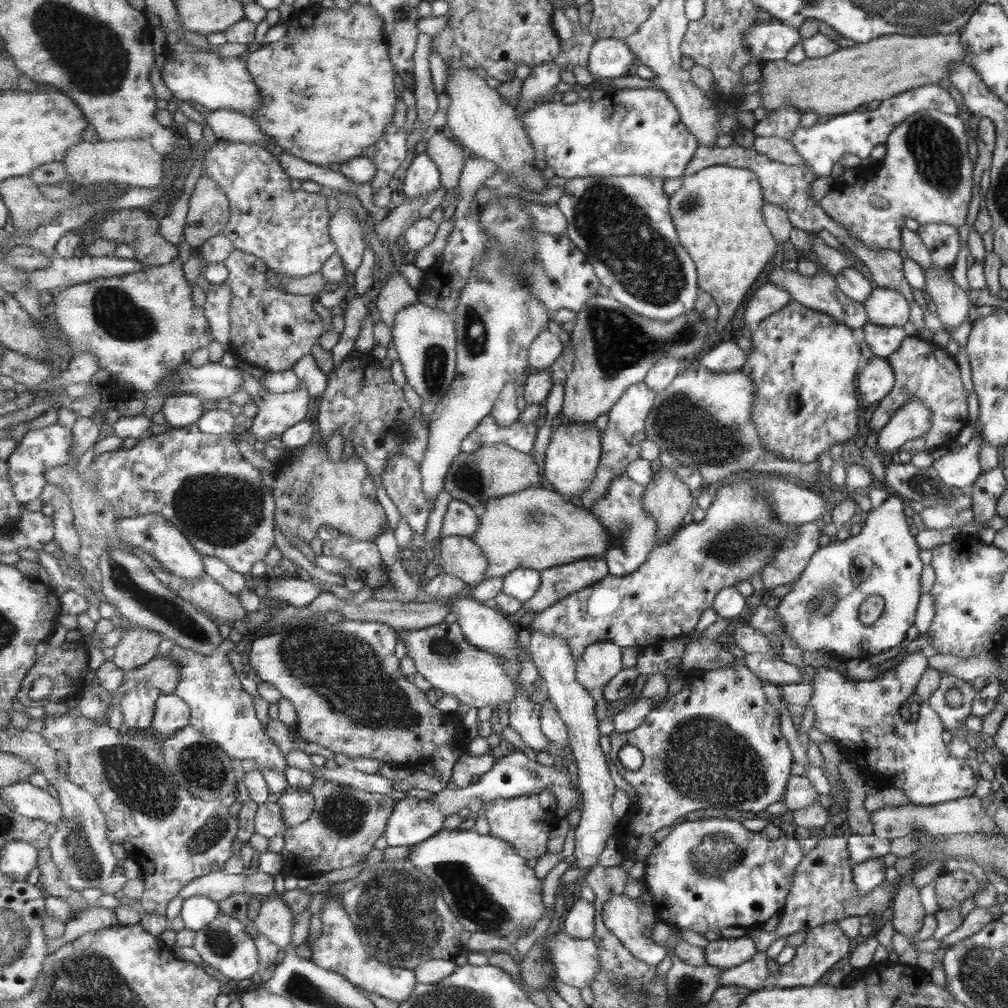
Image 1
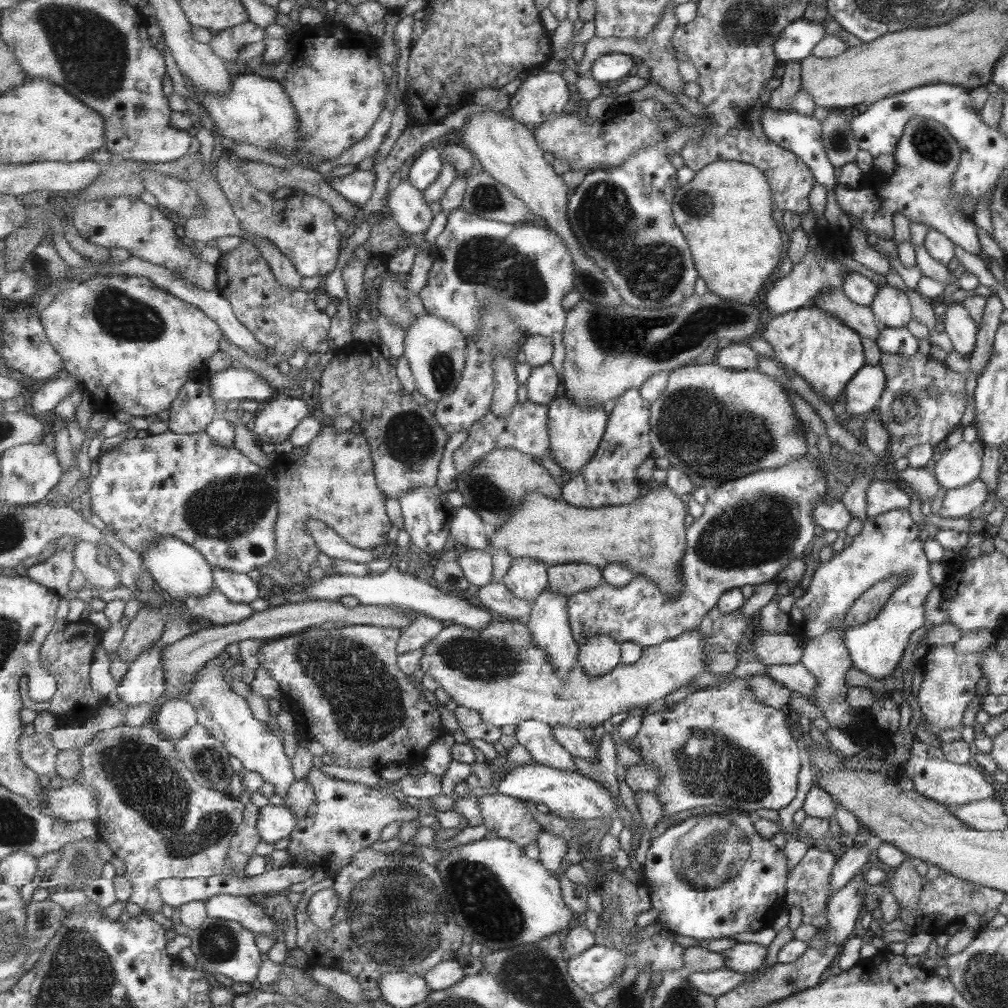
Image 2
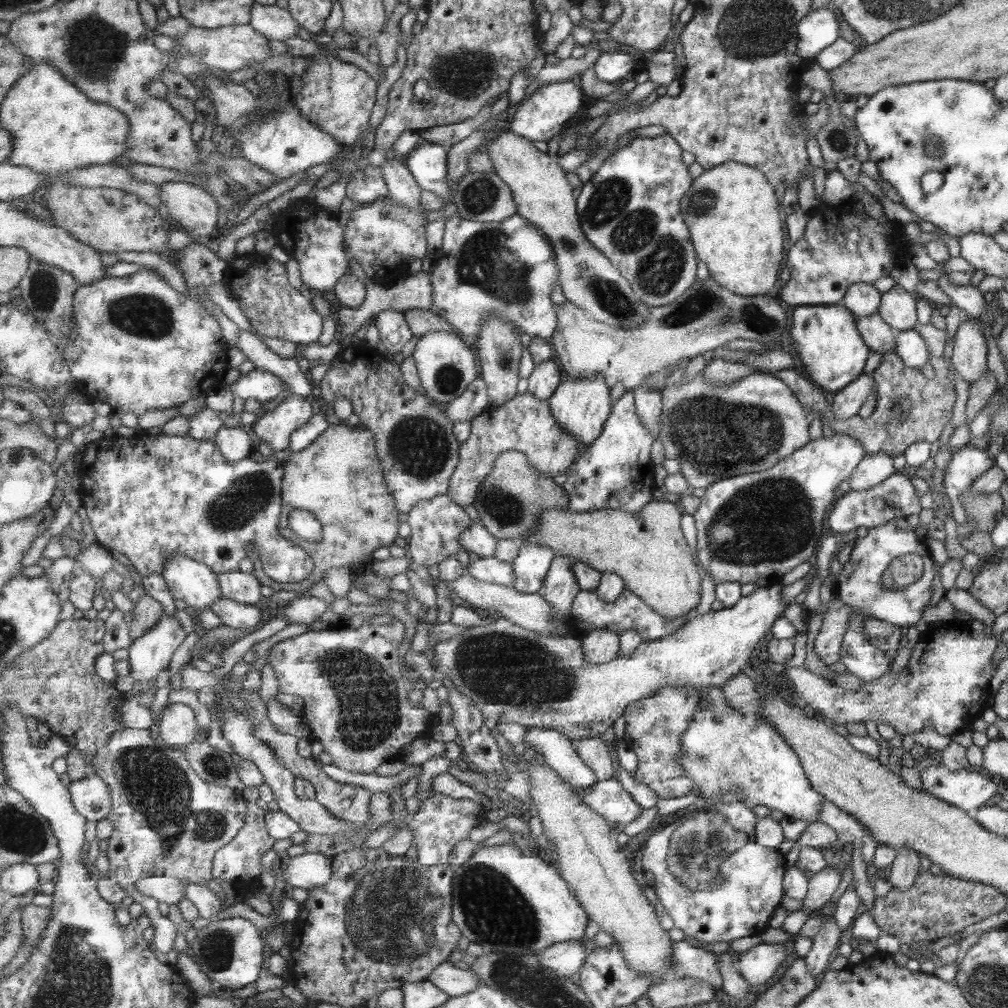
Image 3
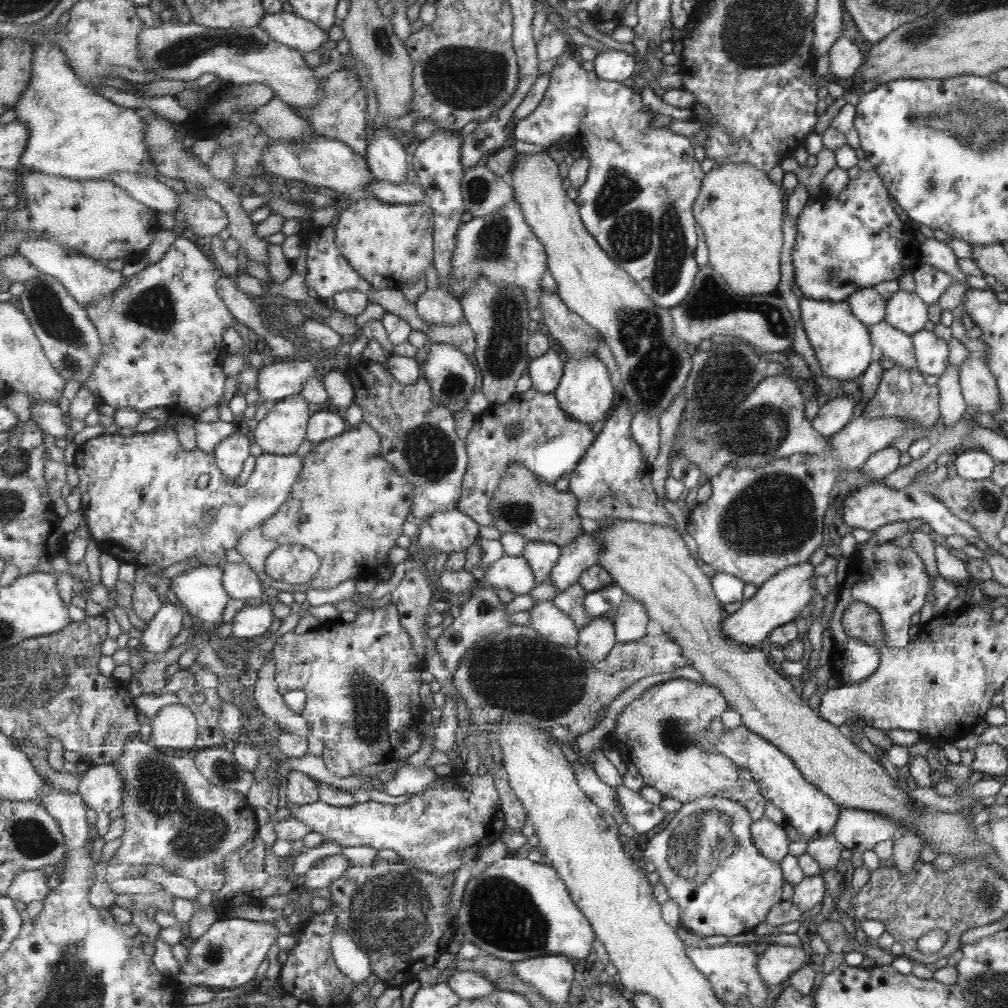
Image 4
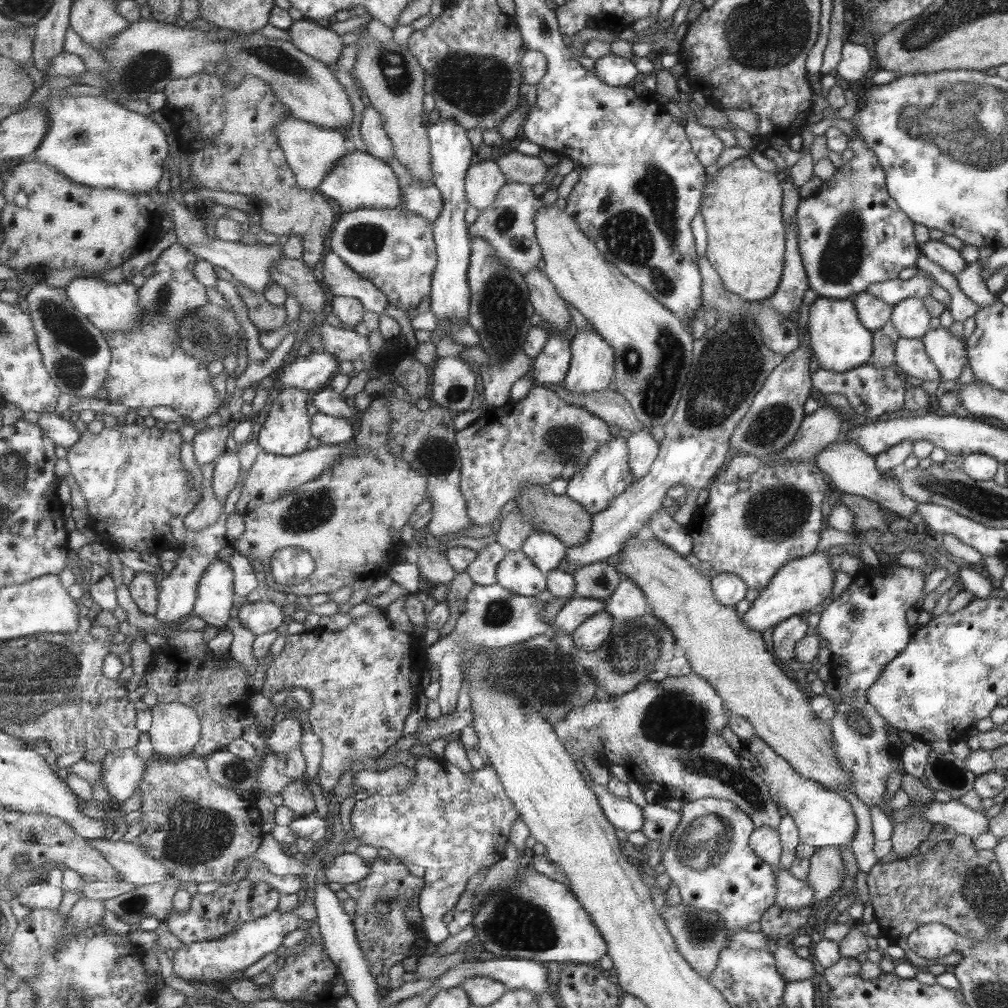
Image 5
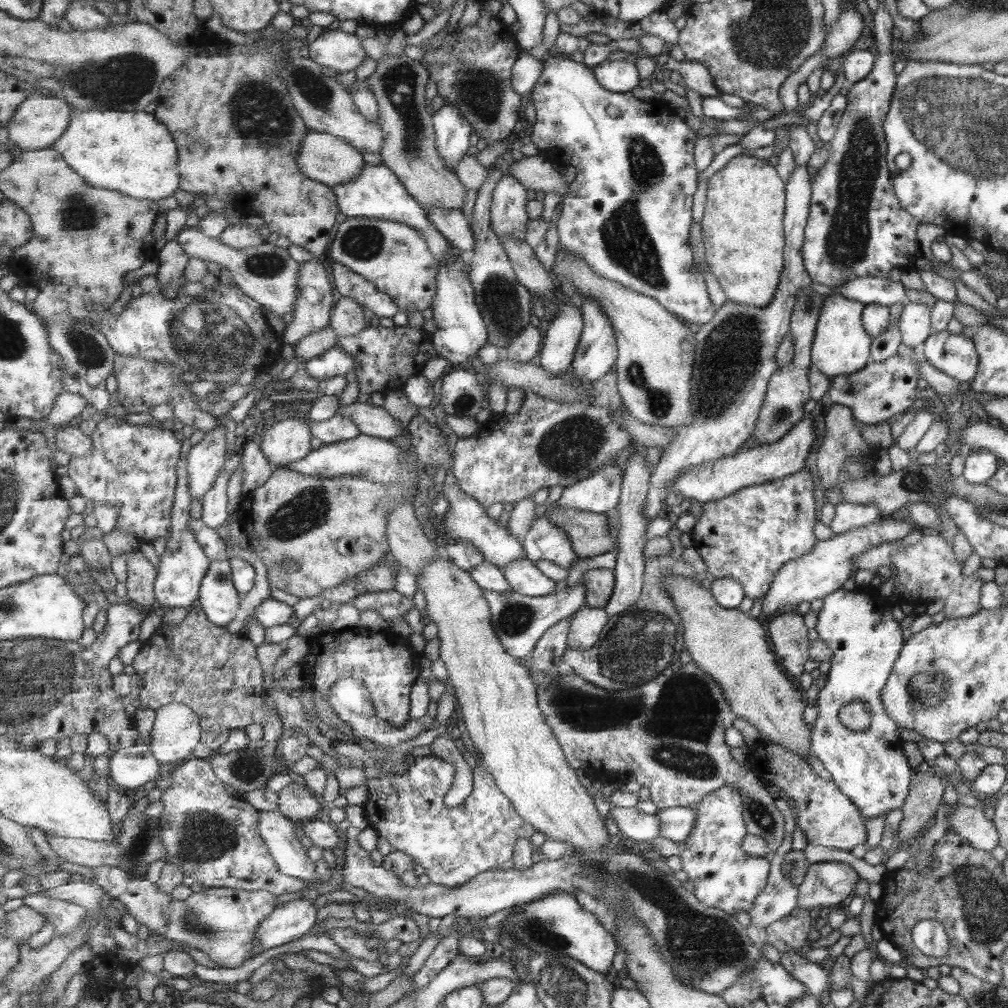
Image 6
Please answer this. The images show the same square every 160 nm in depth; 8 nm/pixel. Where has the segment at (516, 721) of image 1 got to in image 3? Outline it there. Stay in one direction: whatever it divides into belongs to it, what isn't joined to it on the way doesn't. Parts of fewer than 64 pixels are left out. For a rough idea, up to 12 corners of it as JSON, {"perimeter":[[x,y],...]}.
{"perimeter":[[532,726],[523,736],[573,788],[599,782],[576,744],[557,729]]}

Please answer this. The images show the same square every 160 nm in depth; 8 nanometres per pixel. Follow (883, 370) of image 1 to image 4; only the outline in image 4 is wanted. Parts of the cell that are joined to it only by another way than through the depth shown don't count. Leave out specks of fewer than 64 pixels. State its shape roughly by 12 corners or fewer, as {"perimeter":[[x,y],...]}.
{"perimeter":[[856,397],[828,400],[812,427],[828,438],[852,417]]}

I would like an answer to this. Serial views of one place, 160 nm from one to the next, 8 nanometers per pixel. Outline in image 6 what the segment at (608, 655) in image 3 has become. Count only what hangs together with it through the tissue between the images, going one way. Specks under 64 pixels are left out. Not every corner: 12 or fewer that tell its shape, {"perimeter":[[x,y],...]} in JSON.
{"perimeter":[[583,607],[572,620],[568,648],[590,650],[610,614]]}

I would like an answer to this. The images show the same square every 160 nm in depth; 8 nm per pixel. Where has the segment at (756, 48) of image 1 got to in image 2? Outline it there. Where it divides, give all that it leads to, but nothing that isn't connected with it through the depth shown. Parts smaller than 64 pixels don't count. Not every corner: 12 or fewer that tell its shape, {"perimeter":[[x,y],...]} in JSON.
{"perimeter":[[797,19],[774,45],[780,63],[800,62],[825,36],[821,23]]}

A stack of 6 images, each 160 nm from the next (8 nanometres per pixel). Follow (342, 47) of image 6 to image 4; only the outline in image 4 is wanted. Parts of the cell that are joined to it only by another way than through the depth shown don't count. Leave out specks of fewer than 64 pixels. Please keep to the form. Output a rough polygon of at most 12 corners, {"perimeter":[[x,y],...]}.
{"perimeter":[[294,12],[267,13],[260,26],[304,54],[329,38]]}

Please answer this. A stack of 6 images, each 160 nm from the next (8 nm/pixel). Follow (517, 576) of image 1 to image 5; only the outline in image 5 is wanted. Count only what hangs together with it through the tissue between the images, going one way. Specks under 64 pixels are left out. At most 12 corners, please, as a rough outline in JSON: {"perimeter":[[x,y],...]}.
{"perimeter":[[533,532],[522,551],[545,576],[568,547],[551,532]]}

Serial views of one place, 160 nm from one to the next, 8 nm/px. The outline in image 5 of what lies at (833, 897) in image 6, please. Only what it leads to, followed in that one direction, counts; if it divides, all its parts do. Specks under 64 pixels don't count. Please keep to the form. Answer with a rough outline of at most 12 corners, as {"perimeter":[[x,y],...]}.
{"perimeter":[[838,847],[816,848],[806,881],[813,901],[830,896],[845,877]]}

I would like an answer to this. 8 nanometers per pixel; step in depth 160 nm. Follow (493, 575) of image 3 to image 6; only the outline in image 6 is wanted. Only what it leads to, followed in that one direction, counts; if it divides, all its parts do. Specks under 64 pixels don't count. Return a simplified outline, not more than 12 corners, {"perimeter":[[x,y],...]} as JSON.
{"perimeter":[[531,560],[503,568],[514,592],[524,596],[555,593],[555,581]]}

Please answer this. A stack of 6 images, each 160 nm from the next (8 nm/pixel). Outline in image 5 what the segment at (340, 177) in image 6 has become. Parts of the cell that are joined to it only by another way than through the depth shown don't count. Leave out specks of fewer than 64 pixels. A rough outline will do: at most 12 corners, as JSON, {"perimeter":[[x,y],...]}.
{"perimeter":[[295,118],[276,124],[301,188],[316,190],[353,151],[345,133]]}

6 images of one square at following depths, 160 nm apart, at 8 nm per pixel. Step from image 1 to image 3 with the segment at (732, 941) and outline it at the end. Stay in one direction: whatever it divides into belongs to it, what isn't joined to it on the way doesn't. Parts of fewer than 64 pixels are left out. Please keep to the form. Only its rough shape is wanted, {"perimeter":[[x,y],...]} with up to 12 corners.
{"perimeter":[[760,943],[734,955],[750,986],[788,963],[785,947]]}

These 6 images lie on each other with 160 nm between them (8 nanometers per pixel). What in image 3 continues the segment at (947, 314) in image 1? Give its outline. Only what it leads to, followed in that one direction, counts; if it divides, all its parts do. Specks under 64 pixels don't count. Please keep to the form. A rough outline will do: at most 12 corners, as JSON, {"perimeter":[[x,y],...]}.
{"perimeter":[[976,320],[959,323],[950,364],[970,385],[987,371]]}

